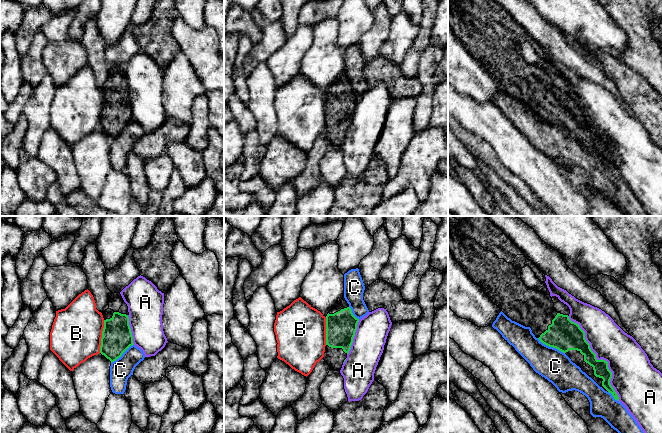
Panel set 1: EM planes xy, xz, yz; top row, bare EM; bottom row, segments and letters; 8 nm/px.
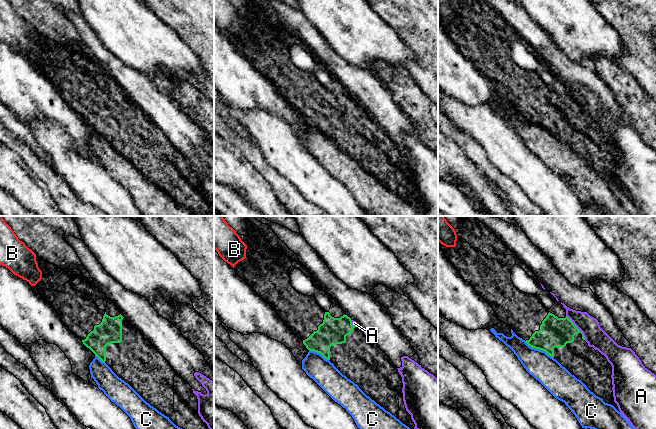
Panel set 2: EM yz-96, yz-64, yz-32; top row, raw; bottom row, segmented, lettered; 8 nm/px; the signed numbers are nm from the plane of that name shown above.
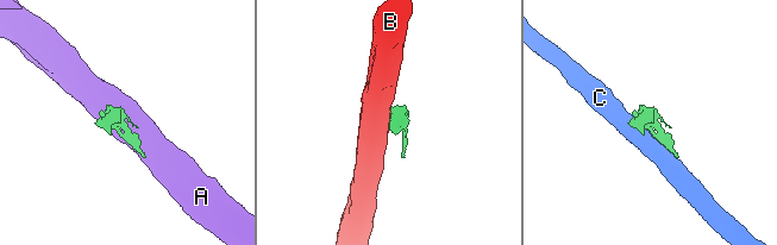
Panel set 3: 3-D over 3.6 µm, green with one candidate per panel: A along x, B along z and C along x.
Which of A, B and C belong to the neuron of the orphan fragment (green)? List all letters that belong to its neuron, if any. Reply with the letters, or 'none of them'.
none of them

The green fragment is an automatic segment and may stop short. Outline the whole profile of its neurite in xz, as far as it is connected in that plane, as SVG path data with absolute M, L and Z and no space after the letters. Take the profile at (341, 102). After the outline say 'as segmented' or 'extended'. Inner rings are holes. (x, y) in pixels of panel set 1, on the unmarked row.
M344 72L328 88L323 134L331 146L341 146L351 125L358 98Z; extended

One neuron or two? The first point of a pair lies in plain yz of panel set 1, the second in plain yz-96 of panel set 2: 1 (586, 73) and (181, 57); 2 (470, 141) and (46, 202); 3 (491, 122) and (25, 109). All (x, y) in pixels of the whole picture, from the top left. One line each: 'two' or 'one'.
1: two
2: two
3: two

